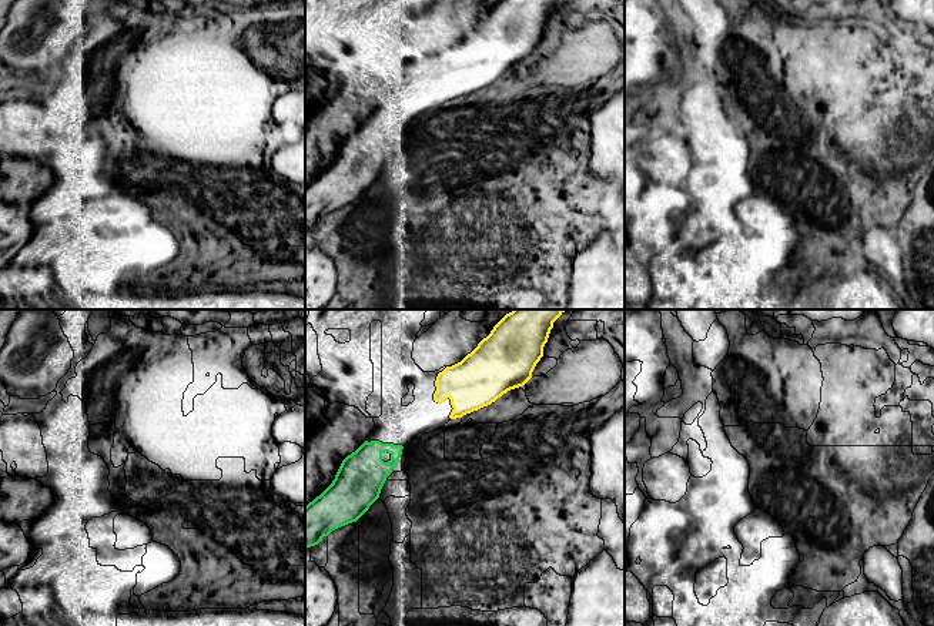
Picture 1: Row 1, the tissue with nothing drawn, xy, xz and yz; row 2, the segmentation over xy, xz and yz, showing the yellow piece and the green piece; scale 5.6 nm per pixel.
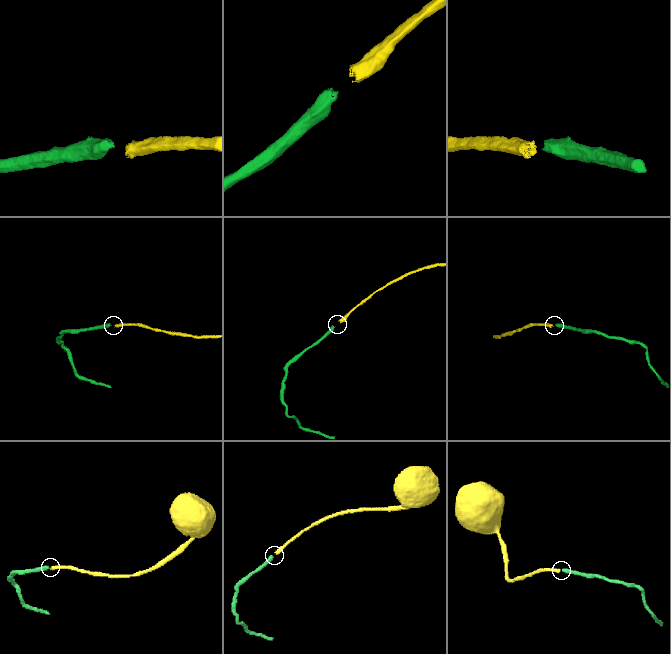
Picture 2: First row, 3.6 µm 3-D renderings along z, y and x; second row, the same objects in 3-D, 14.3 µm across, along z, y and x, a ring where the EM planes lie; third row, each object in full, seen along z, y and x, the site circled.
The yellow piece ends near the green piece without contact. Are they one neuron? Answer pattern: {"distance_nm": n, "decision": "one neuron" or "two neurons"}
{"distance_nm": 320, "decision": "one neuron"}

